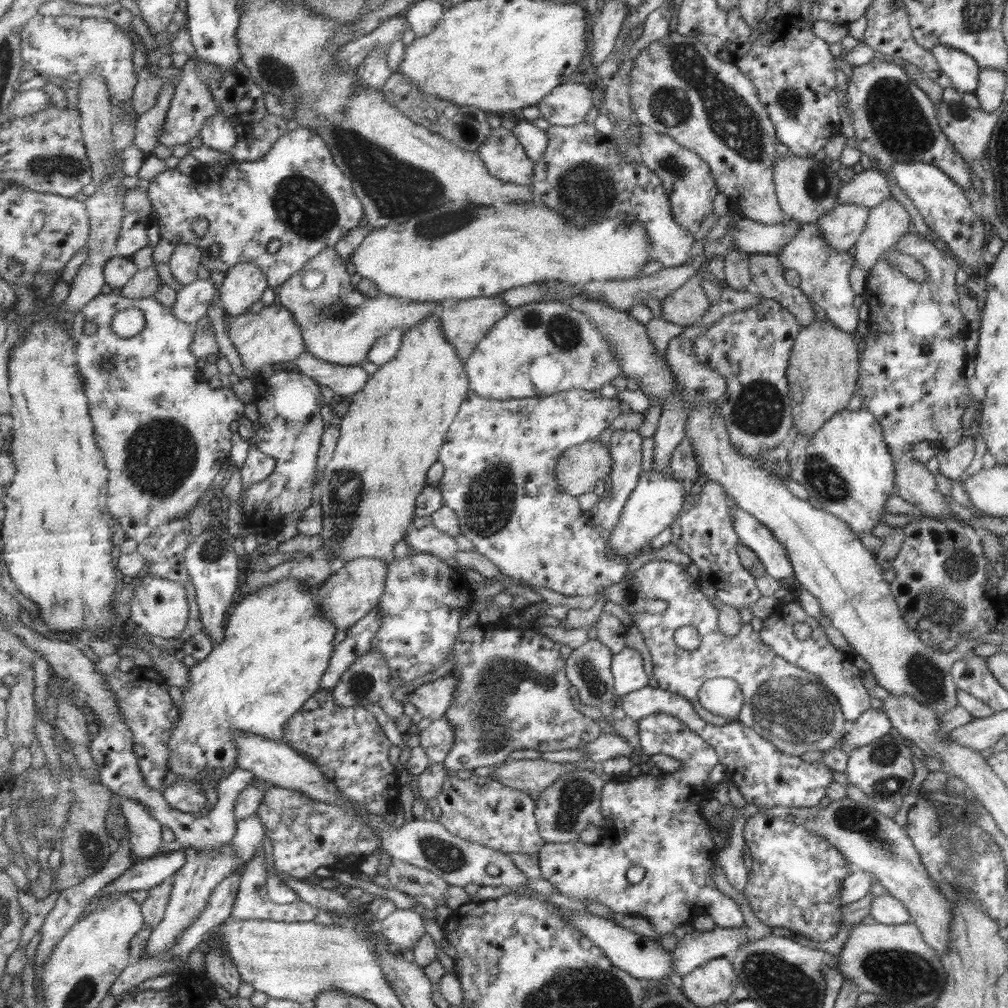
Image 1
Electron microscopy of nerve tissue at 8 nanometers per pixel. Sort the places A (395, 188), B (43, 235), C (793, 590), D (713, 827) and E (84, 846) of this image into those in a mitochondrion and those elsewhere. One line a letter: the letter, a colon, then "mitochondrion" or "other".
A: mitochondrion
B: other
C: other
D: other
E: mitochondrion

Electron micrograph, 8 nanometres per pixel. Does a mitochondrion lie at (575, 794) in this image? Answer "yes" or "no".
yes

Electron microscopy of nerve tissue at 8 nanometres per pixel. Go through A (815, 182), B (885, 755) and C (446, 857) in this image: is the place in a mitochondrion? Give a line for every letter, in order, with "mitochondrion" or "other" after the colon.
A: mitochondrion
B: mitochondrion
C: mitochondrion

